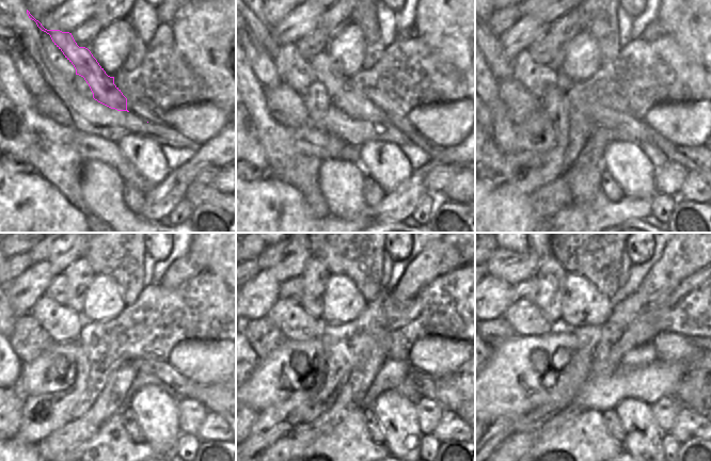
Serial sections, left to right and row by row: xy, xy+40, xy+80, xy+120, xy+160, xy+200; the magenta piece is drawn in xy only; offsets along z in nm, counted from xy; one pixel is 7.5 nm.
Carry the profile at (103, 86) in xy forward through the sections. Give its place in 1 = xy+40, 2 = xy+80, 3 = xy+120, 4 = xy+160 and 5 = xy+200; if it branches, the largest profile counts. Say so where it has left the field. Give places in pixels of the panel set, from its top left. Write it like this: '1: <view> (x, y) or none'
1: xy+40 (343, 92)
2: xy+80 (615, 121)
3: xy+120 (172, 379)
4: xy+160 (453, 392)
5: xy+200 (692, 392)

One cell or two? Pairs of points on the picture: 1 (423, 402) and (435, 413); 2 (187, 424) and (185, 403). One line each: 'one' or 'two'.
1: one
2: one

